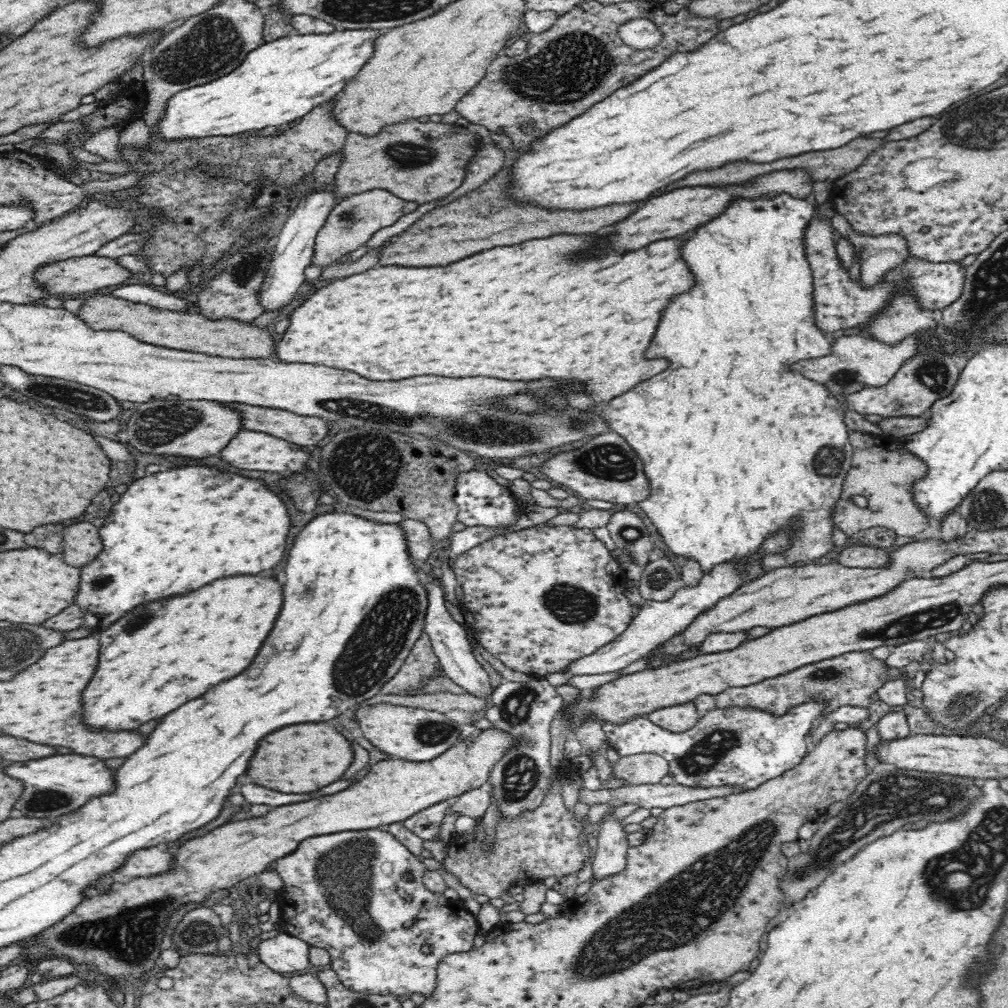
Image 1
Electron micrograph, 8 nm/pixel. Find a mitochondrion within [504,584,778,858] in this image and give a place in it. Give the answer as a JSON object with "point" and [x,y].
{"point":[714,746]}

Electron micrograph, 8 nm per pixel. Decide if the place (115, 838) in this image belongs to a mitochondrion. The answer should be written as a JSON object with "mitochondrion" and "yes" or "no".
{"mitochondrion":"no"}

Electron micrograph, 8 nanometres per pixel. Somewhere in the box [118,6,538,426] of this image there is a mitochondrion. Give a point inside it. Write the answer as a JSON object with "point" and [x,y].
{"point":[213,45]}

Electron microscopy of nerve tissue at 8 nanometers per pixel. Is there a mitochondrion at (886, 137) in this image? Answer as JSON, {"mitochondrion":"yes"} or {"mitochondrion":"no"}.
{"mitochondrion":"no"}

